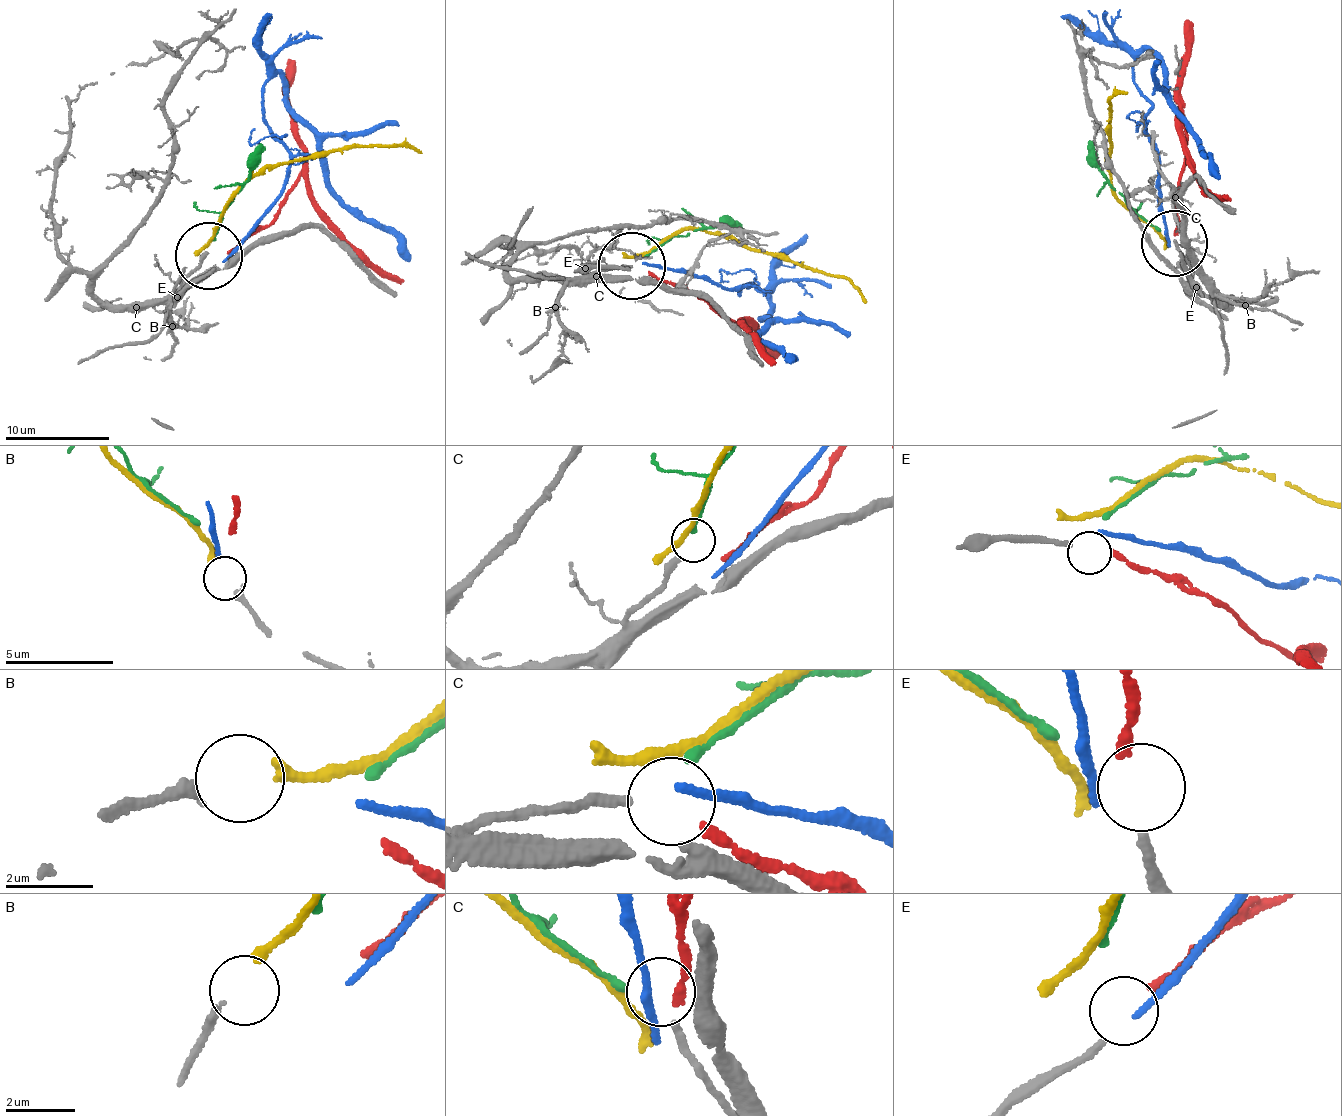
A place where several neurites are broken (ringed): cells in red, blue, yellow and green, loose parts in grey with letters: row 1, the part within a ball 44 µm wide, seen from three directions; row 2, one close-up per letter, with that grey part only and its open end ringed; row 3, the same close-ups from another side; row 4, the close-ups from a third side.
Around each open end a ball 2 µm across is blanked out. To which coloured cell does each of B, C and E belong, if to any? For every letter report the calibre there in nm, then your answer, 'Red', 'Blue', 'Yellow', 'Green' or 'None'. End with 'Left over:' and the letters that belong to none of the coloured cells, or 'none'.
B: Thickness 240 nm. Yellow
C: Thickness 260 nm. None
E: Thickness 200 nm. None
Left over: C, E

